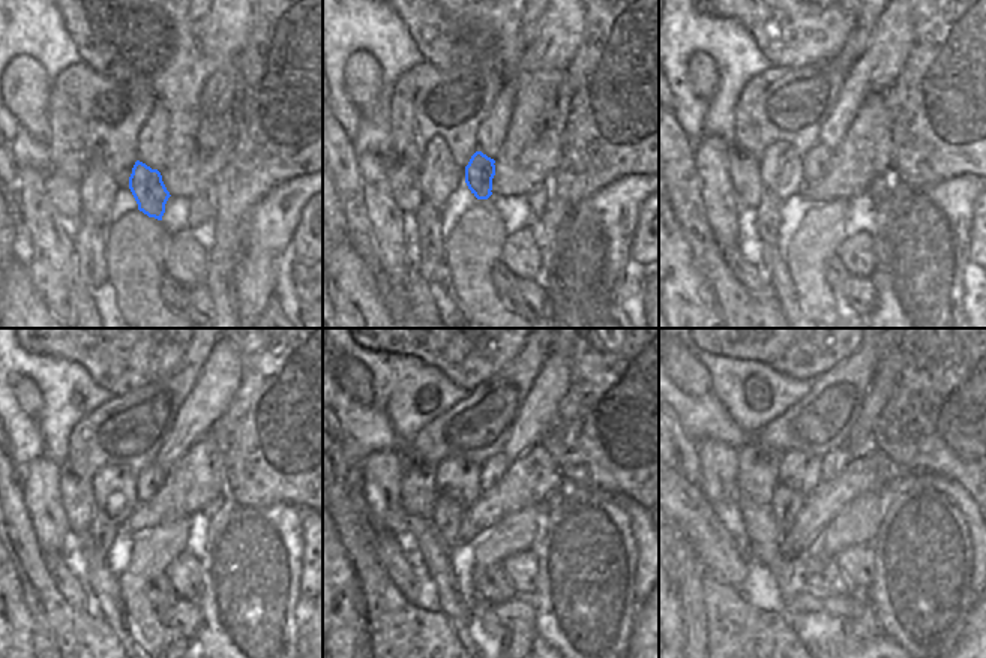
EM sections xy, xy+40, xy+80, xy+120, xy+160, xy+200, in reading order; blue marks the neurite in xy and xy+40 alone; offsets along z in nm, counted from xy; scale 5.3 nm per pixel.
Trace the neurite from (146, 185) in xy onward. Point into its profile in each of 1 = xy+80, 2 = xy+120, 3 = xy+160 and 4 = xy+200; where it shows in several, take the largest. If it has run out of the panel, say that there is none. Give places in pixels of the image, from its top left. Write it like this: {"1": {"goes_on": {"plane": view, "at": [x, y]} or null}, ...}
{"1": {"goes_on": {"plane": "xy+80", "at": [817, 162]}}, "2": {"goes_on": {"plane": "xy+120", "at": [150, 481]}}, "3": {"goes_on": {"plane": "xy+160", "at": [494, 469]}}, "4": {"goes_on": {"plane": "xy+200", "at": [835, 462]}}}

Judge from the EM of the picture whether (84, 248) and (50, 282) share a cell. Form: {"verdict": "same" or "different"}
{"verdict": "different"}

